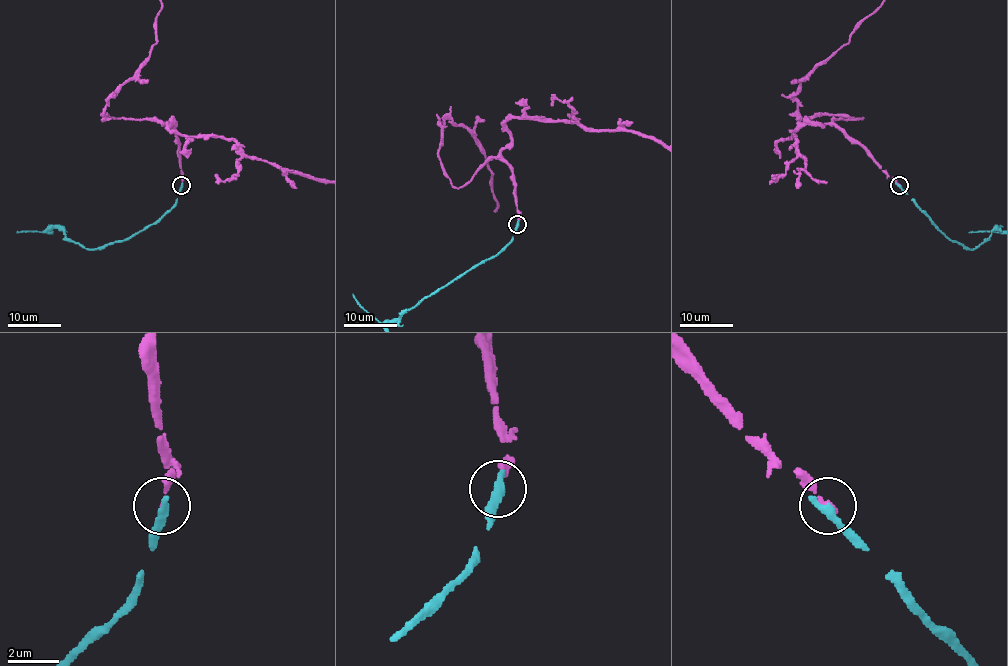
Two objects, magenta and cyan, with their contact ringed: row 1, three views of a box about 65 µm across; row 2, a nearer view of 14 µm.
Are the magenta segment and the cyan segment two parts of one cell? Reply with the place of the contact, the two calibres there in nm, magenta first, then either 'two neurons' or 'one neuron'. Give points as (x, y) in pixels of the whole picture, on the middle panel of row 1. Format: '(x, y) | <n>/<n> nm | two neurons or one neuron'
(517, 224) | 220/340 nm | two neurons

